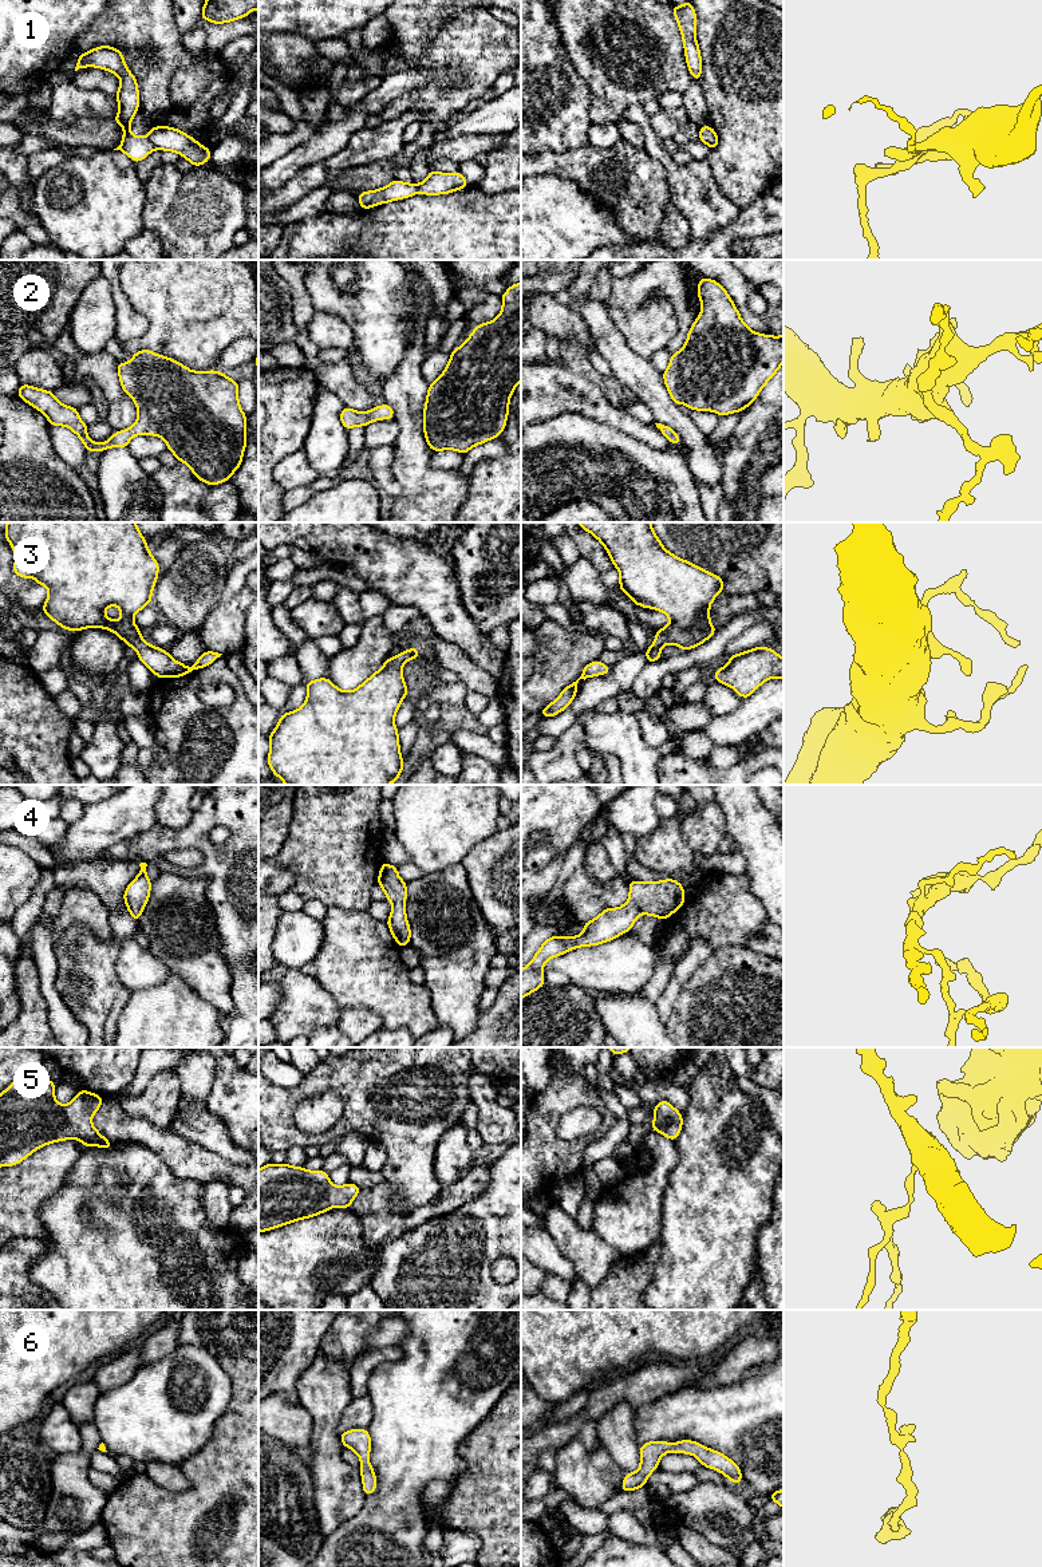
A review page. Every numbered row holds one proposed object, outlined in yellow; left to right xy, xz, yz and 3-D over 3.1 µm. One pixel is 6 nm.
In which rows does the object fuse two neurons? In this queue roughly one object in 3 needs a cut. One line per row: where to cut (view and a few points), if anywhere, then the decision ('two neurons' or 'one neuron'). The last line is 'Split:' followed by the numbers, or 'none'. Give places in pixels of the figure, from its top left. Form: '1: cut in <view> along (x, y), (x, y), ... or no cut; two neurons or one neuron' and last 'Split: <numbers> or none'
1: cut in xy along (146, 137), (156, 147); two neurons
2: no cut; one neuron
3: no cut; one neuron
4: no cut; one neuron
5: no cut; one neuron
6: no cut; one neuron
Split: 1

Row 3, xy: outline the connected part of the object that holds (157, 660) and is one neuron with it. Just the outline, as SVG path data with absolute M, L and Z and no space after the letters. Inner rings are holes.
M7 522L7 541L16 554L13 573L33 577L48 588L43 612L63 629L104 628L138 651L138 659L159 679L178 678L206 667L222 654L204 652L192 668L173 659L167 651L146 643L133 616L151 603L159 565L147 549L135 522ZM107 607L121 609L119 620L104 615Z

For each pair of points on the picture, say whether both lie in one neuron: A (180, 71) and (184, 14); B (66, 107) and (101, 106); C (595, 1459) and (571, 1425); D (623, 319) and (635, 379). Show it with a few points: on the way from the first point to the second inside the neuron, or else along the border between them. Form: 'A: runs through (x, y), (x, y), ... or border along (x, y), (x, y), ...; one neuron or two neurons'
A: border along (173, 14), (174, 23), (181, 35); two neurons
B: runs through (74, 102), (87, 101), (93, 103); one neuron
C: border along (595, 1423), (587, 1423), (568, 1443), (555, 1451); two neurons
D: border along (611, 316), (626, 342), (648, 359); two neurons

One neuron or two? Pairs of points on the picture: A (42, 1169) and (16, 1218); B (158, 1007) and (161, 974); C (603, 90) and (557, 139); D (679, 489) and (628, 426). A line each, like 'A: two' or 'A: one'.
A: one
B: two
C: two
D: two

